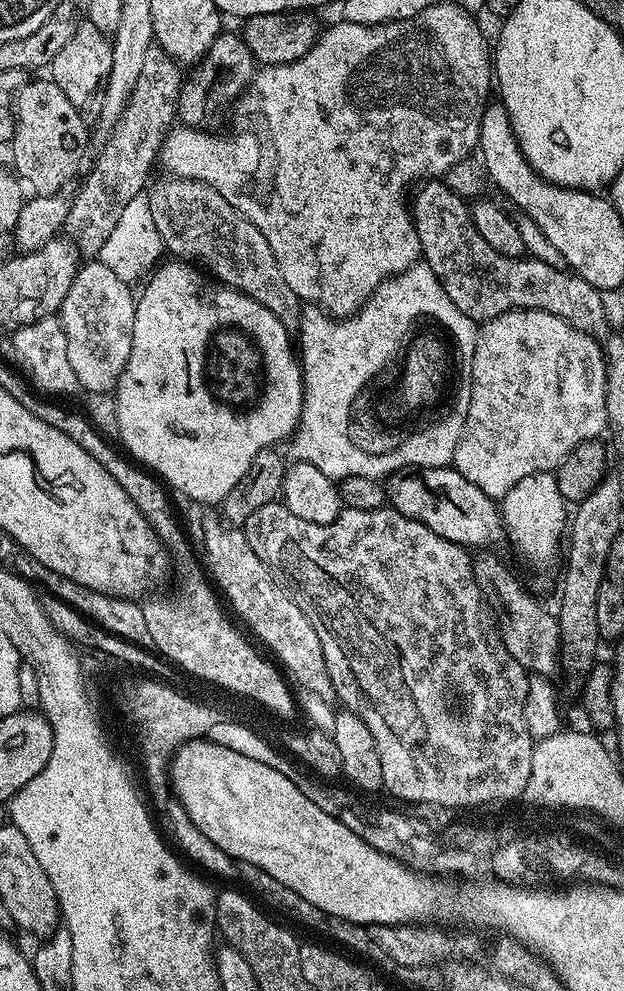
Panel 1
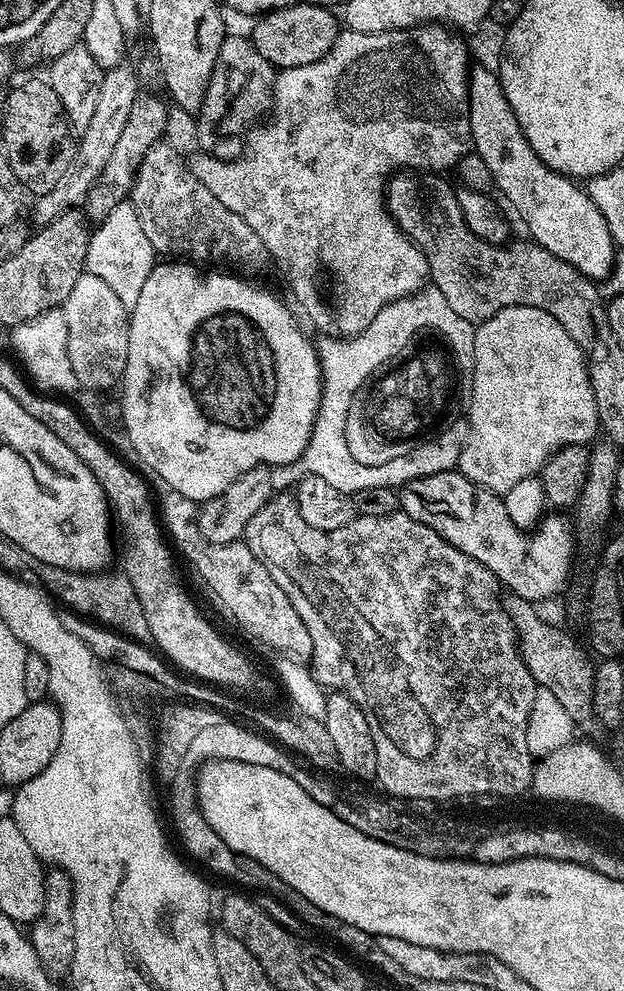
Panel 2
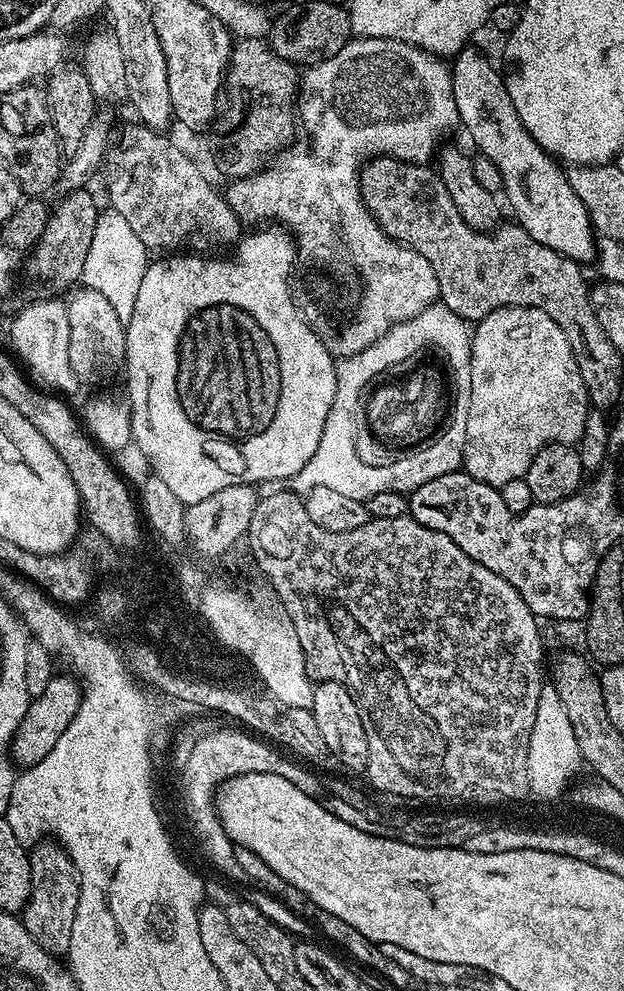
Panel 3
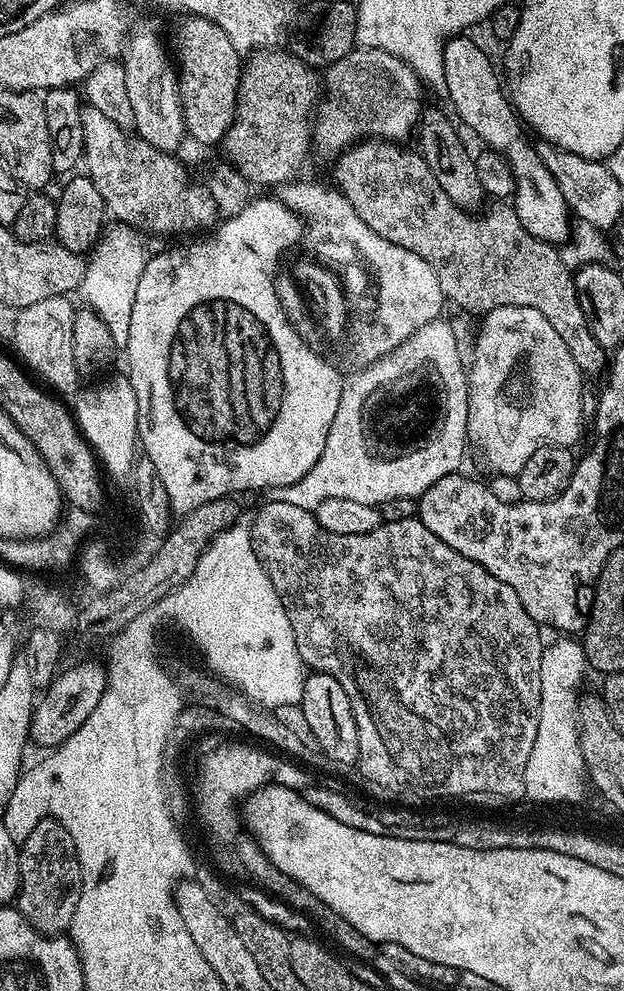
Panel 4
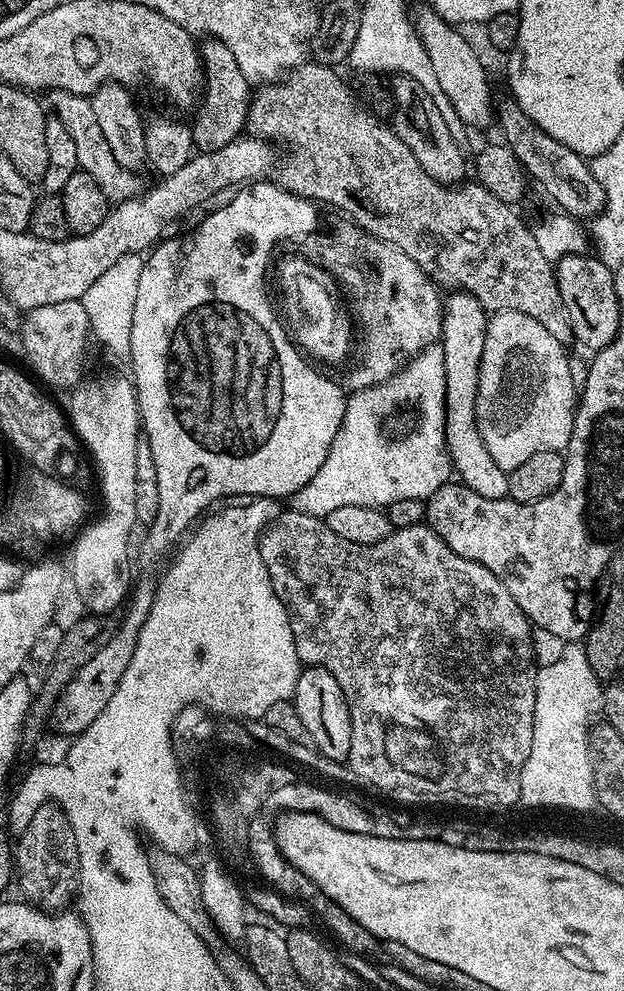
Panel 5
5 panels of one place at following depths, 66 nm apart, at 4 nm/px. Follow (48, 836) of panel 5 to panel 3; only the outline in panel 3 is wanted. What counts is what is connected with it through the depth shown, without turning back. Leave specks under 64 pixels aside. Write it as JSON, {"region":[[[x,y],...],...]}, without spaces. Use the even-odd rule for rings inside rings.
{"region":[[[42,840],[37,844],[39,845],[32,846],[29,851],[30,898],[21,911],[20,919],[26,926],[27,933],[44,950],[55,956],[64,956],[68,953],[71,931],[74,928],[80,897],[80,878],[68,852],[56,841]]]}

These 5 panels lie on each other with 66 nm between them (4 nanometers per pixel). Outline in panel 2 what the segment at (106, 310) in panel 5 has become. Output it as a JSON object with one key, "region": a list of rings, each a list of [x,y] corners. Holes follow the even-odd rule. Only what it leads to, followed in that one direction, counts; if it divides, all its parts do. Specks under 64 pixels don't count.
{"region":[[[125,200],[116,204],[89,235],[85,269],[102,278],[110,286],[110,290],[118,295],[118,300],[126,309],[131,310],[137,304],[143,283],[151,276],[155,265],[156,253],[150,245],[150,240],[143,233],[131,201]]]}

